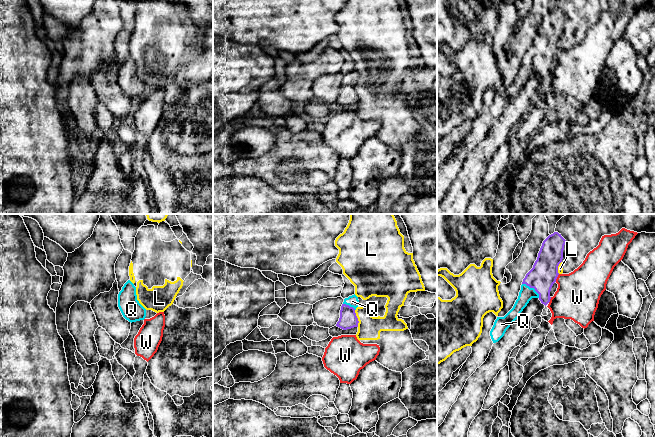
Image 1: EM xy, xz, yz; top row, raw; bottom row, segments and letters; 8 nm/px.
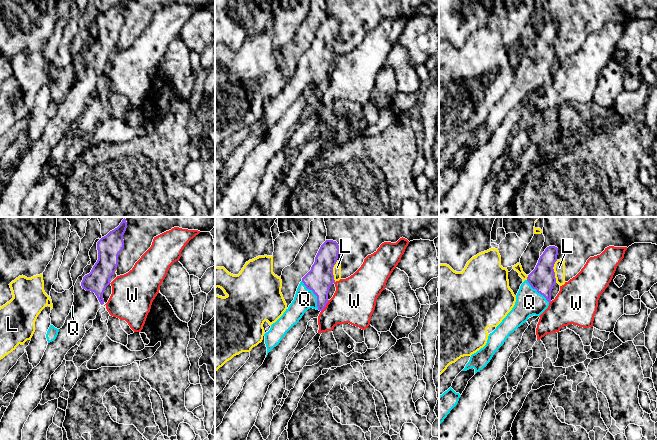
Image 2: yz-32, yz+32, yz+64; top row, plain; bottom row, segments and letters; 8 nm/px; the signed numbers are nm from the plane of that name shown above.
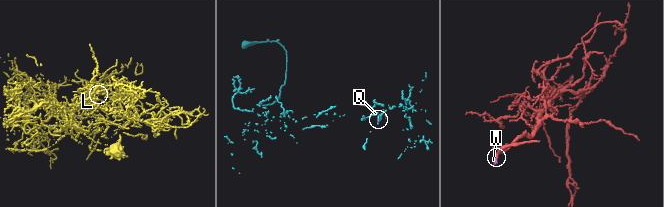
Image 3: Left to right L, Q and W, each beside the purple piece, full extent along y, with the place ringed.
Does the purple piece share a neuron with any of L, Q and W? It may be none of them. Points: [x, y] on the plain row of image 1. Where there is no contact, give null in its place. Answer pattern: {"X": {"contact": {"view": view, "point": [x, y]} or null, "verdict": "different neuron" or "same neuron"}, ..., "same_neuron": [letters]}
{"L": {"contact": {"view": "xz", "point": [357, 94]}, "verdict": "different neuron"}, "Q": {"contact": {"view": "yz", "point": [532, 63]}, "verdict": "same neuron"}, "W": {"contact": {"view": "yz", "point": [556, 54]}, "verdict": "different neuron"}, "same_neuron": ["Q"]}

